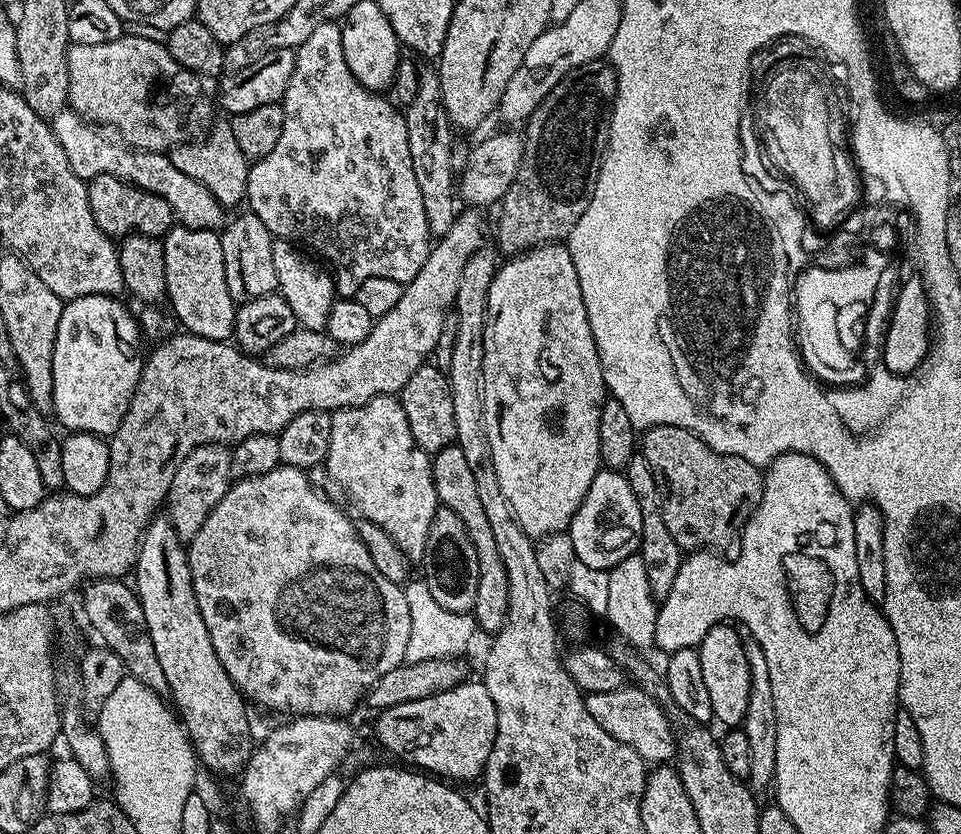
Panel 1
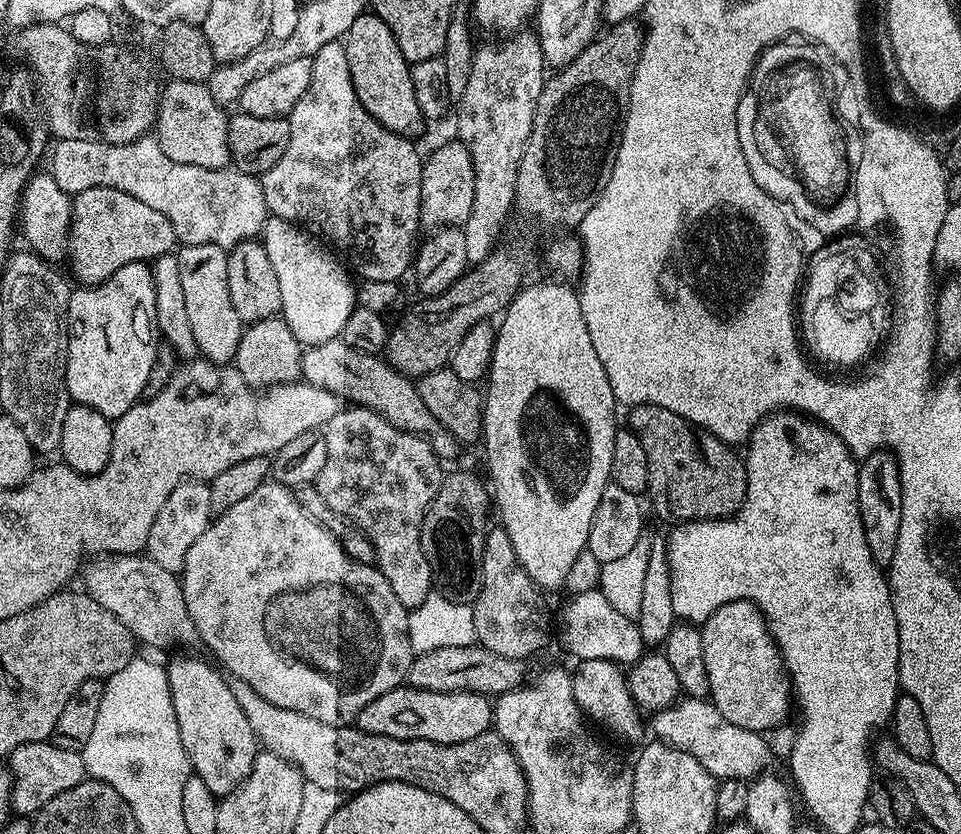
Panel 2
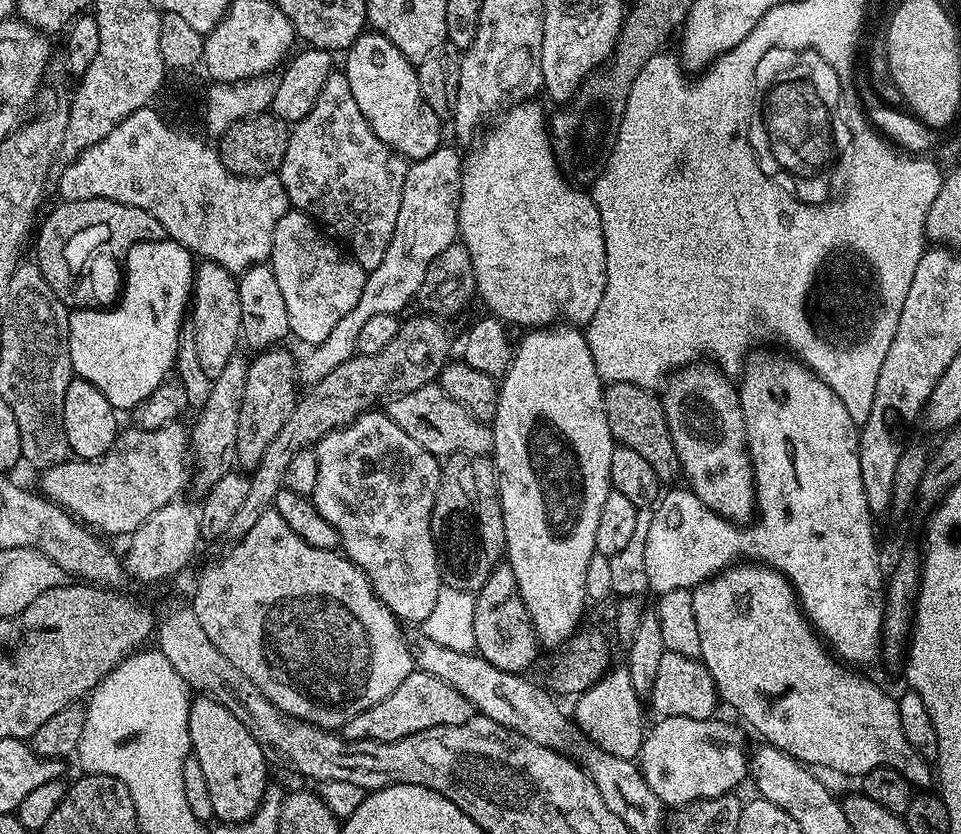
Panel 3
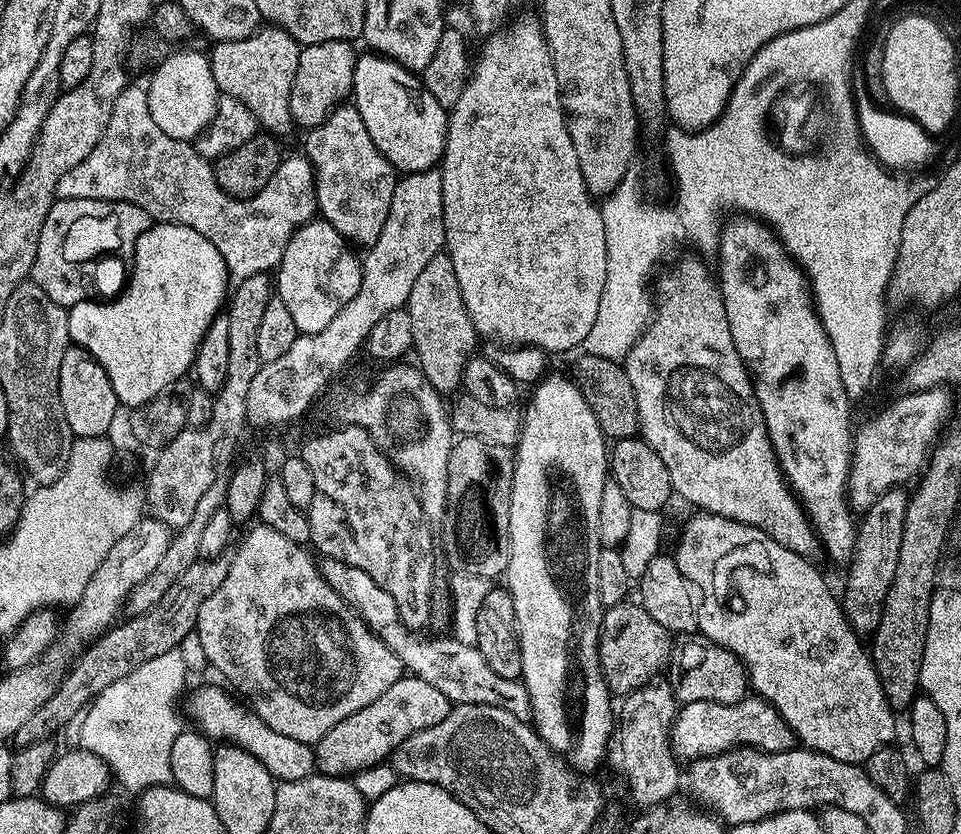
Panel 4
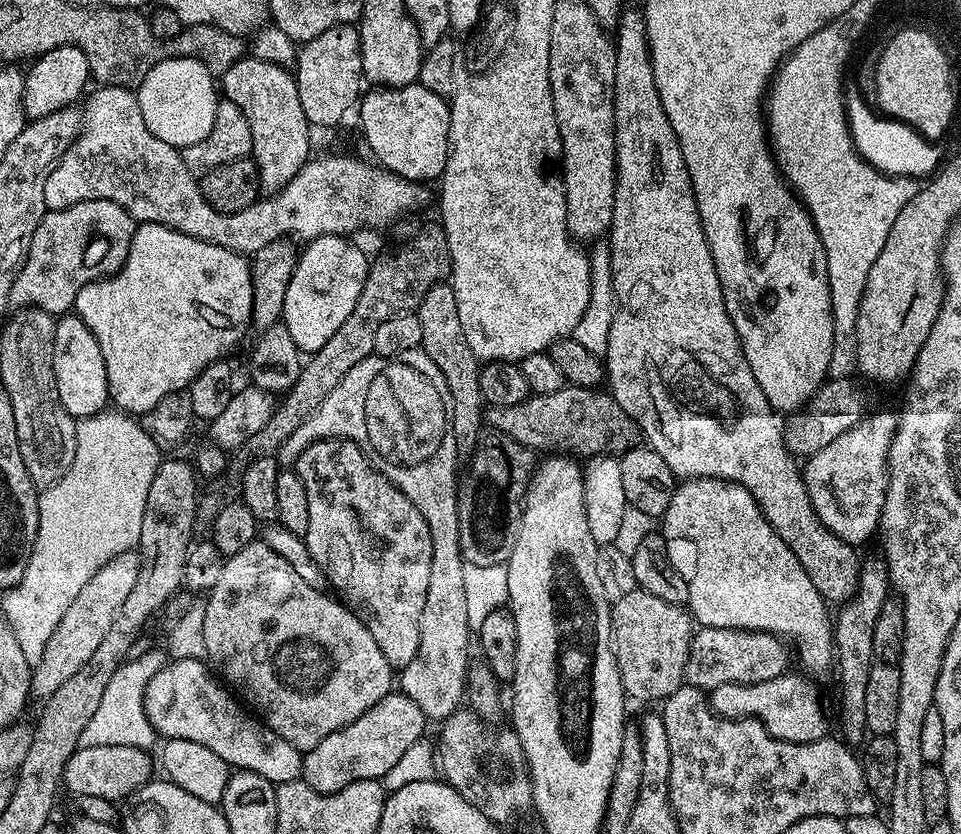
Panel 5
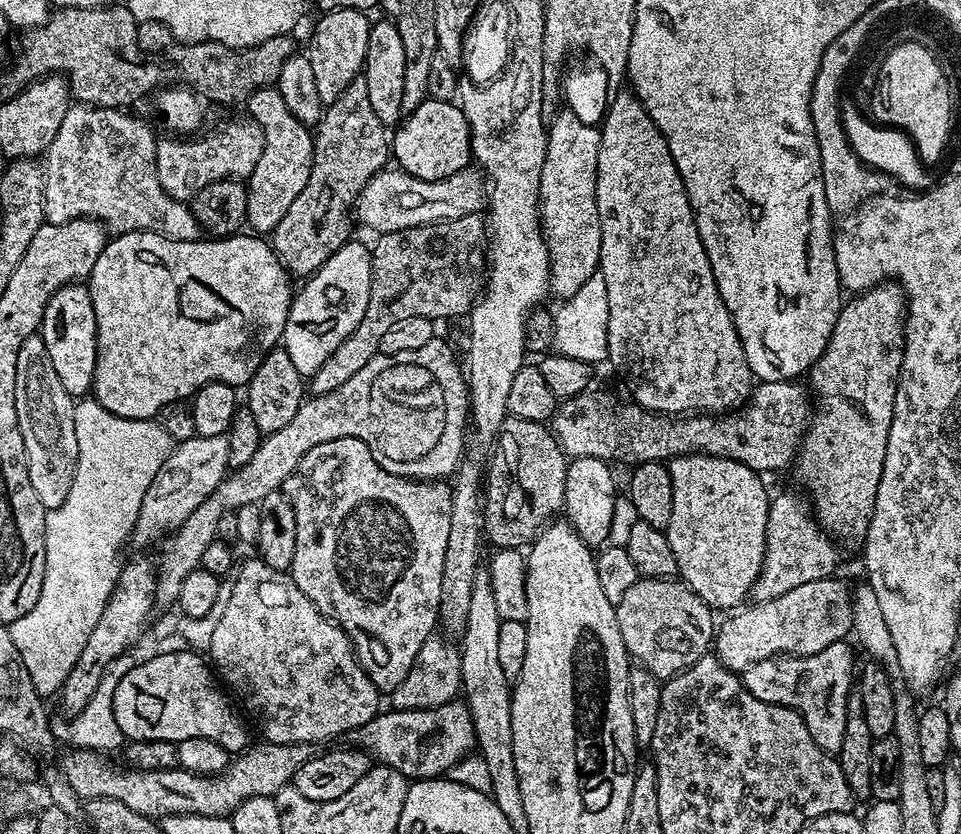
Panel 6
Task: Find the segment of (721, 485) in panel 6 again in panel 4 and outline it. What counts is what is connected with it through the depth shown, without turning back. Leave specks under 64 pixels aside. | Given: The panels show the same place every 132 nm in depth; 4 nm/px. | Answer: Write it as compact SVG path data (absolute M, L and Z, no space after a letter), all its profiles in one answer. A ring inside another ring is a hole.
M697 511L692 515L696 516L690 517L680 532L680 541L676 544L674 559L678 570L682 570L684 577L694 585L695 595L700 599L696 605L696 627L699 635L726 650L730 650L744 663L751 691L770 706L774 706L774 710L778 710L778 714L782 714L782 718L790 726L790 730L796 735L797 741L803 747L826 754L830 758L838 758L838 762L859 765L867 762L870 754L874 754L874 750L889 747L895 741L892 739L896 736L897 713L888 704L886 694L882 690L882 682L872 664L872 658L865 641L853 630L850 622L844 617L844 609L837 593L836 596L832 593L832 588L824 581L823 574L812 565L813 561L807 556L794 554L794 550L786 550L786 546L774 542L774 538L770 538L770 534L766 534L754 526L746 526L742 522L734 522L730 518L722 518L718 514L710 514L709 512Z

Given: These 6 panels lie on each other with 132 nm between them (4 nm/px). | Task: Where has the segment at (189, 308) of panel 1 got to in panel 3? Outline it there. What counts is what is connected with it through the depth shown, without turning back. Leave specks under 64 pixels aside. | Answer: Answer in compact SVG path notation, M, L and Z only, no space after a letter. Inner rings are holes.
M201 259L195 265L190 297L190 330L194 334L194 346L198 346L198 362L202 371L212 380L222 374L226 362L237 355L241 347L242 306L238 302L238 279L226 266Z

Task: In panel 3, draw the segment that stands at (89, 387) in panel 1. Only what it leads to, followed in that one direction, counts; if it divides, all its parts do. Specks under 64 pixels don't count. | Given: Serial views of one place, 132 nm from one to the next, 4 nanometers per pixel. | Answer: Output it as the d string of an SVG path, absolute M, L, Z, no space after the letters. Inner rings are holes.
M171 238L143 240L128 251L122 295L115 306L77 308L68 318L68 345L72 371L90 382L117 410L131 410L139 406L154 390L169 378L176 362L176 351L186 309L192 295L194 256Z

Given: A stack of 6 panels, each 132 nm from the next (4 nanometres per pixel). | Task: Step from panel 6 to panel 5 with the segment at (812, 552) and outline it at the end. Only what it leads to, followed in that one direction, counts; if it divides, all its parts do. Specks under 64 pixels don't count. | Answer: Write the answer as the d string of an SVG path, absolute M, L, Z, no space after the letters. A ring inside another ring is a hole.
M876 412L865 415L850 430L838 434L830 446L822 446L813 456L803 461L804 485L810 494L810 502L818 514L818 518L835 536L840 536L842 542L853 546L861 546L868 539L877 535L880 526L882 506L886 502L886 490L888 489L888 455L892 439L896 433L897 413Z

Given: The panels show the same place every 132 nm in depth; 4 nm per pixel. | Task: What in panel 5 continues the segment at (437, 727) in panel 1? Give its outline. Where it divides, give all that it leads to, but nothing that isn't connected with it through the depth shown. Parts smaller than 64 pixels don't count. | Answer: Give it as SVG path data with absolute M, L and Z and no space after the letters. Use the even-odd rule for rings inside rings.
M393 690L379 704L370 706L362 718L354 718L350 726L334 730L330 738L322 738L318 746L306 753L302 779L319 792L337 792L347 784L382 778L390 766L425 732L420 727L422 713L420 704L412 701L405 692Z

